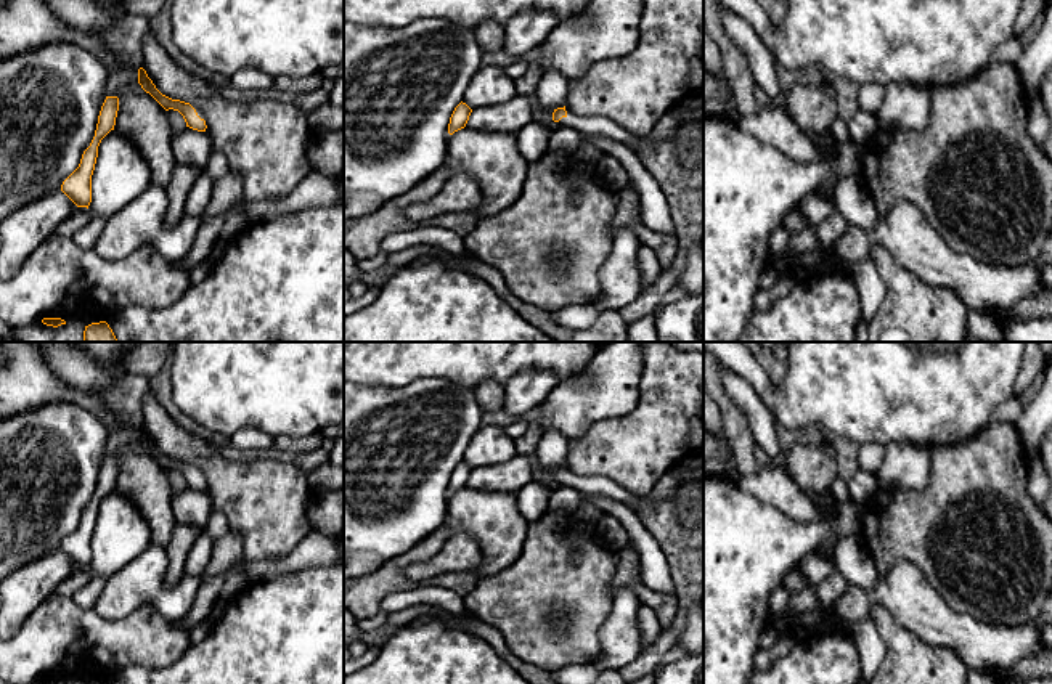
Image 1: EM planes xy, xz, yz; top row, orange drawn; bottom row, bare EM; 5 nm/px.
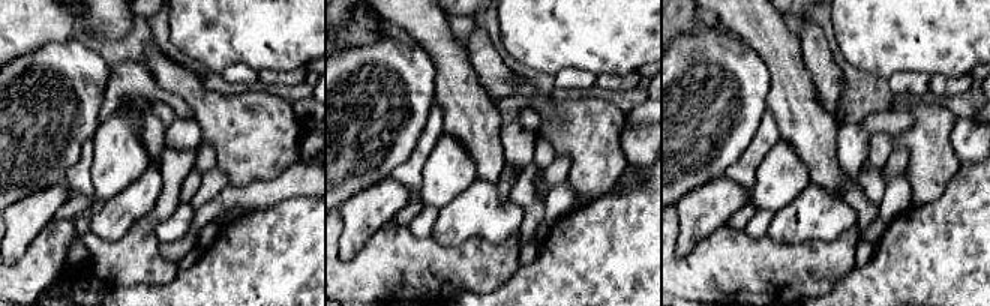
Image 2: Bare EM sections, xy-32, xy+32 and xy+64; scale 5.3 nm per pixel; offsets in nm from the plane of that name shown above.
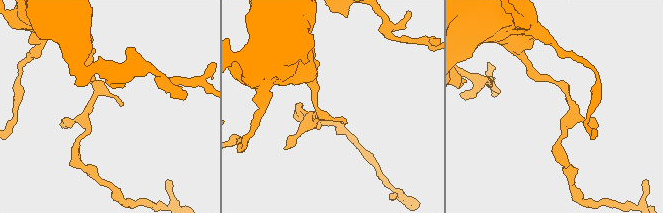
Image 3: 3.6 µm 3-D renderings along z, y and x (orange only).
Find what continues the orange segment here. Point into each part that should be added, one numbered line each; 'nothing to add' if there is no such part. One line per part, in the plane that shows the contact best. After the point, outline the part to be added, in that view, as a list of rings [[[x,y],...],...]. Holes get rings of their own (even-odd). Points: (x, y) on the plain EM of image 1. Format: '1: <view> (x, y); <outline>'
1: xz (668, 484); [[[694,456],[694,458],[686,459],[684,464],[692,470],[689,475],[675,475],[671,472],[667,472],[655,483],[652,491],[647,495],[646,501],[642,498],[638,498],[628,493],[620,485],[614,483],[612,480],[606,477],[577,475],[567,467],[565,467],[567,475],[559,480],[559,485],[577,488],[586,495],[606,496],[622,504],[626,504],[630,507],[636,507],[642,503],[655,504],[659,501],[663,501],[673,496],[675,493],[684,488],[694,488],[694,487],[702,485],[703,483],[703,462],[697,456]]]

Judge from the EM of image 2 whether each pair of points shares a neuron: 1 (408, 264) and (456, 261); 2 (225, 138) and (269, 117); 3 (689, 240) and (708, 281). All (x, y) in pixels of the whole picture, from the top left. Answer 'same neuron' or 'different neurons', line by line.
1: same neuron
2: same neuron
3: different neurons

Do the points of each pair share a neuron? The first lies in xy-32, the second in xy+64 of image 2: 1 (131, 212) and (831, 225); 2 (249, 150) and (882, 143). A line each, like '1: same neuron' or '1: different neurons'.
1: same neuron
2: different neurons

